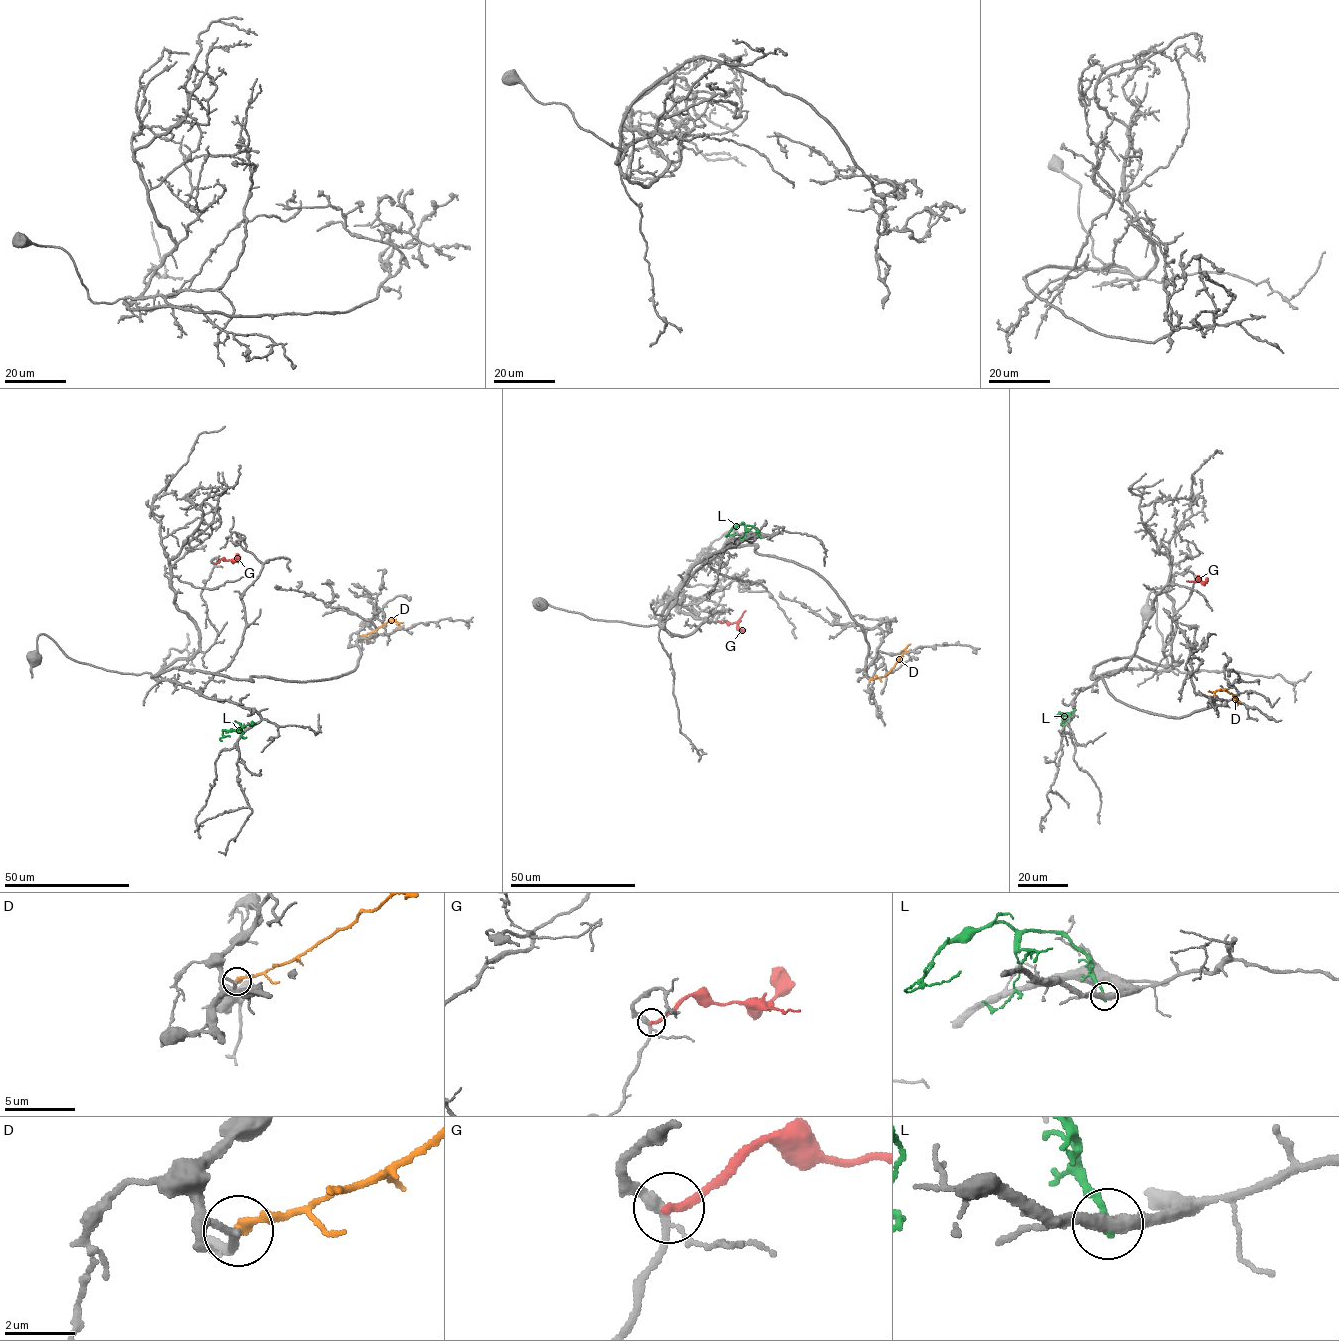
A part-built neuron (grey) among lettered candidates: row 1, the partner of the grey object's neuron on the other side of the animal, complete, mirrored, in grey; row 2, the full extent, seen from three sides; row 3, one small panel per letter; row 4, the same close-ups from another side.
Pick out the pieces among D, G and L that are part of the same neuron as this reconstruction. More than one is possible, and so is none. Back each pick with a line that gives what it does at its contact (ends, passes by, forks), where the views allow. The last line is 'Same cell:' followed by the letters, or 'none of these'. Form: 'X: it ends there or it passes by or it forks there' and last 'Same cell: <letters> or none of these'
Same cell: none of these

